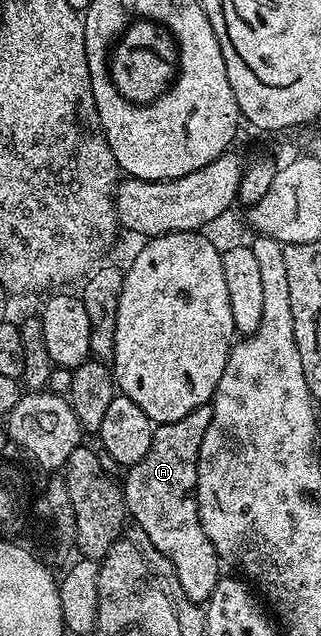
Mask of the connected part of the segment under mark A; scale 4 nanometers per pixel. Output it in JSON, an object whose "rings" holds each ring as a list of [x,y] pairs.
{"rings":[[[212,404],[200,405],[191,411],[191,415],[175,419],[175,423],[157,425],[153,430],[151,451],[147,451],[139,463],[128,466],[126,473],[129,474],[123,480],[128,516],[143,527],[143,531],[147,531],[147,539],[151,539],[151,543],[155,543],[155,547],[175,563],[183,593],[187,599],[198,603],[208,602],[223,576],[222,562],[211,539],[207,539],[207,531],[203,531],[201,526],[195,496],[199,443],[203,443],[207,423],[211,423],[212,410]]]}

